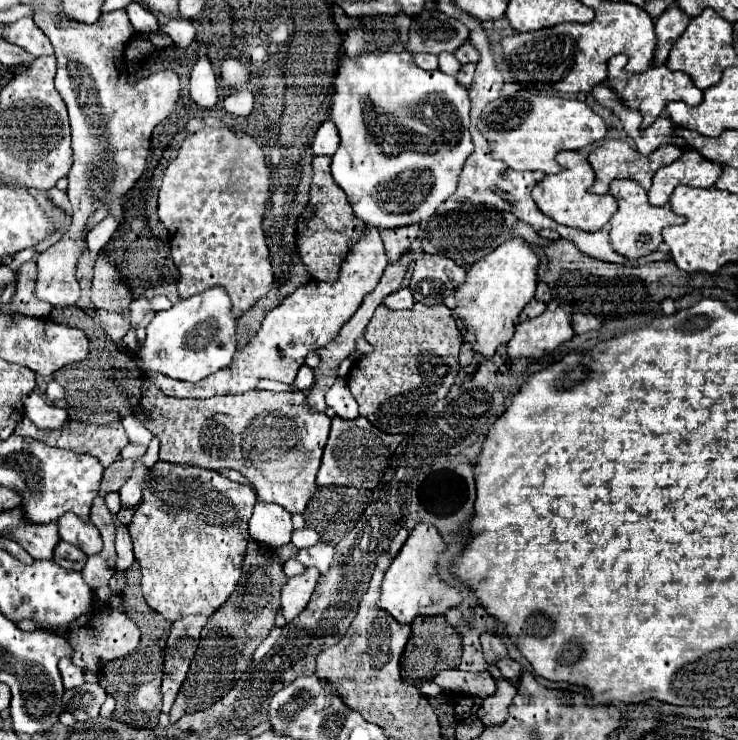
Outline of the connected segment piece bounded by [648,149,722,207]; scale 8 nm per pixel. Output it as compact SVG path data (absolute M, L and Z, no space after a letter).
M694 149L684 151L678 161L670 163L668 167L662 167L654 175L652 187L648 191L648 201L650 205L662 207L668 203L672 191L678 185L712 187L720 177L720 173L722 173L722 165L708 161Z

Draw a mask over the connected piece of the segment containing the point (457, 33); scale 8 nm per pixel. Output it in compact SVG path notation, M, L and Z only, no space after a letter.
M424 9L412 17L406 51L408 53L454 53L468 39L468 29L436 9Z

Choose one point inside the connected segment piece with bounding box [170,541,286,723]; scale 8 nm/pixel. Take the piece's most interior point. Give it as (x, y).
(227, 643)

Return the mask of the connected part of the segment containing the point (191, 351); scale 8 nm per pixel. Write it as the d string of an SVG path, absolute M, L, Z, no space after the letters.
M208 289L190 299L178 301L168 311L160 311L146 327L146 339L136 353L142 371L162 373L178 381L202 381L210 373L228 367L236 351L236 319L230 309L230 297L224 289Z

